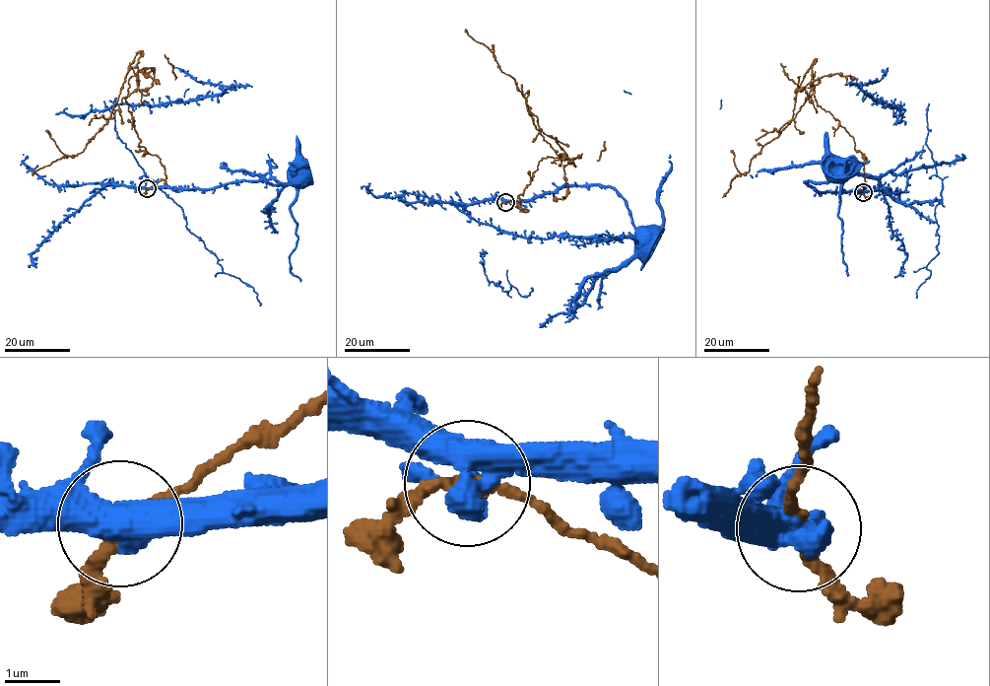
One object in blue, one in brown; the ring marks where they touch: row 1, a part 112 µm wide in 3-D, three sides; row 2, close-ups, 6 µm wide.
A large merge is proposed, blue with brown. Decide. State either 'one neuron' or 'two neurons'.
two neurons

